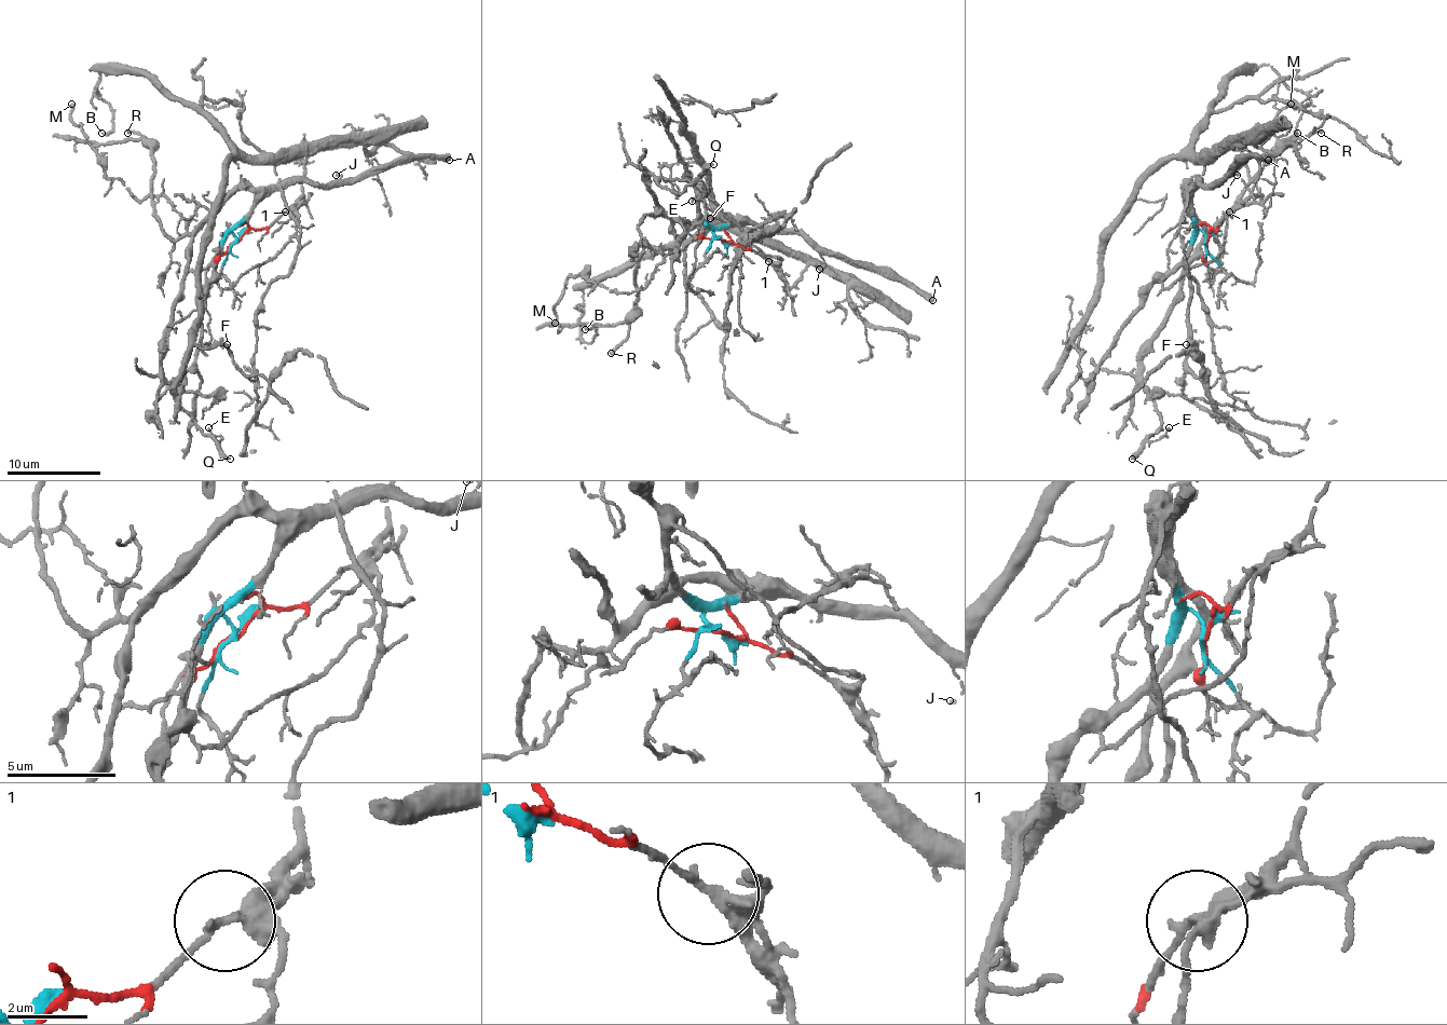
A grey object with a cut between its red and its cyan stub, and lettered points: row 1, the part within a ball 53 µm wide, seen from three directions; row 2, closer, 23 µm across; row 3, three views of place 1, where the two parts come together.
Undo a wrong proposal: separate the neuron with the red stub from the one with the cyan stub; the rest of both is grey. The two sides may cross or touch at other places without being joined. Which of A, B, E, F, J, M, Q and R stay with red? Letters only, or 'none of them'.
B

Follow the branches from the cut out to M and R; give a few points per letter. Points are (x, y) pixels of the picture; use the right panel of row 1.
M: (1206, 238), (1186, 190), (1186, 201), (1214, 232), (1251, 196), (1260, 199), (1242, 152), (1244, 136), (1291, 103)
R: (1206, 238), (1186, 190), (1186, 201), (1214, 238), (1214, 227), (1274, 152), (1316, 131), (1322, 133)

